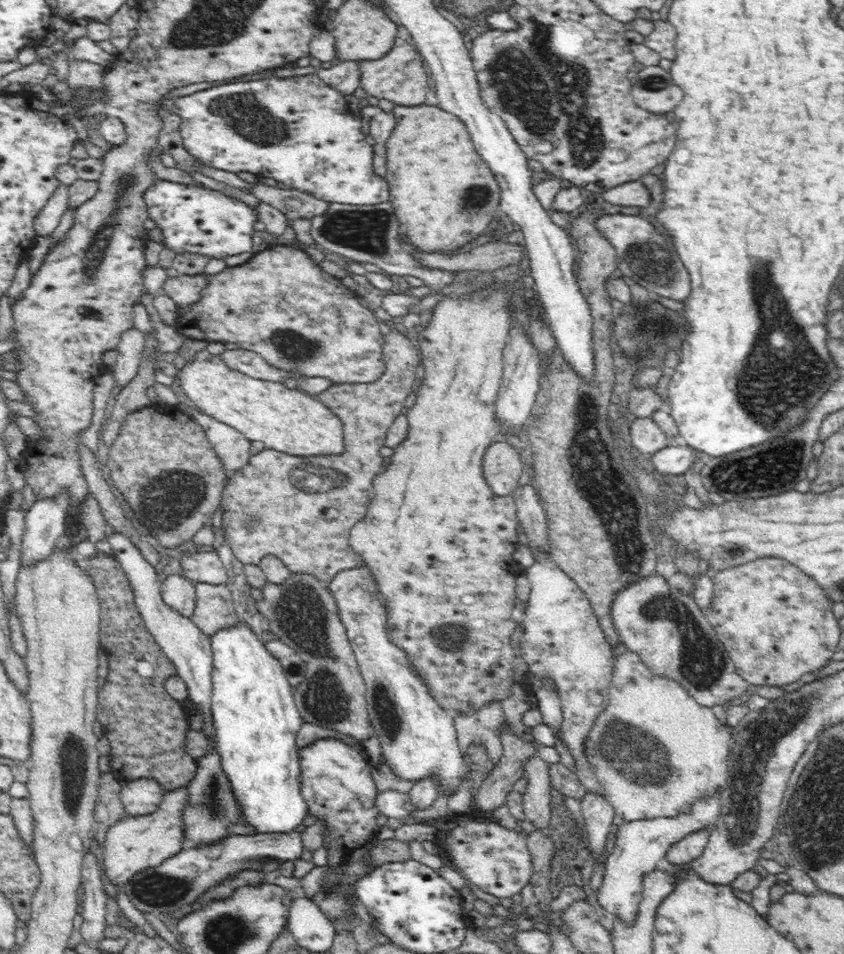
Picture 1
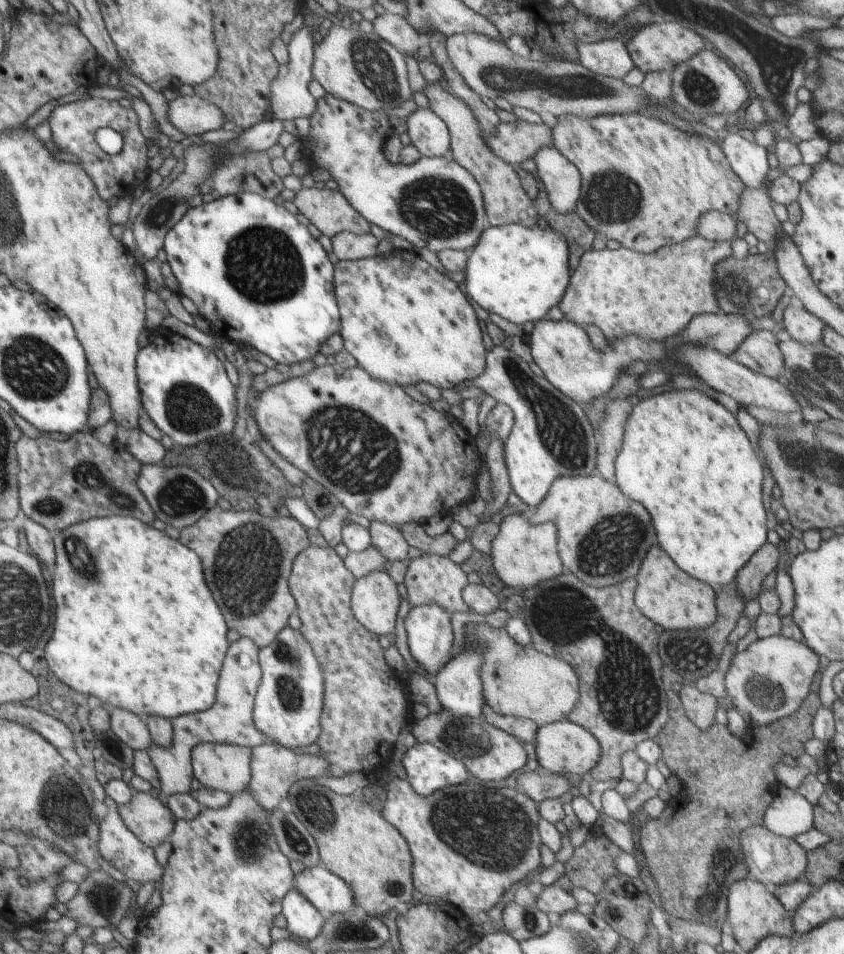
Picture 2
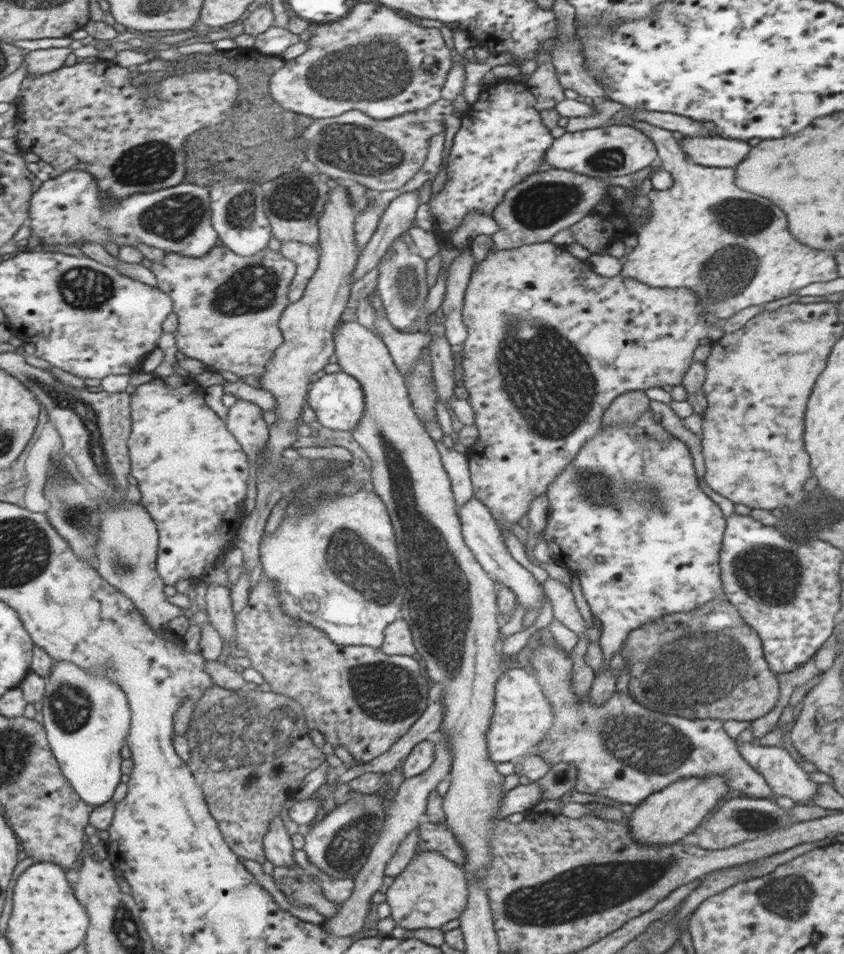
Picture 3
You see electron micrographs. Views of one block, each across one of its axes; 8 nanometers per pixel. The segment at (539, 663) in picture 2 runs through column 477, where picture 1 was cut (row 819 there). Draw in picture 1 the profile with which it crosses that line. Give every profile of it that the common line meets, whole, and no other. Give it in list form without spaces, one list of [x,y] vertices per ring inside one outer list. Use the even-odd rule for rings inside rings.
[[[630,650],[615,659],[607,704],[589,730],[585,754],[615,815],[626,823],[678,818],[681,814],[690,814],[700,797],[720,798],[722,788],[730,783],[728,758],[732,734],[710,707],[696,702],[676,680],[652,673],[638,654]]]

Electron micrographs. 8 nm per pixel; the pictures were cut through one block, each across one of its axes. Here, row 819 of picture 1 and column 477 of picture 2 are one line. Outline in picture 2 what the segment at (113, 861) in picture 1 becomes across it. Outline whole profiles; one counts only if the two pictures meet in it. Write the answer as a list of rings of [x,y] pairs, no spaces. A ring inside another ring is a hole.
[[[425,83],[424,94],[428,97],[430,109],[446,124],[451,143],[450,156],[478,182],[483,193],[486,215],[491,227],[515,223],[524,227],[538,225],[540,214],[537,206],[522,187],[516,168],[495,156],[485,144],[484,133],[472,115],[470,108],[450,91],[442,89],[440,84]]]

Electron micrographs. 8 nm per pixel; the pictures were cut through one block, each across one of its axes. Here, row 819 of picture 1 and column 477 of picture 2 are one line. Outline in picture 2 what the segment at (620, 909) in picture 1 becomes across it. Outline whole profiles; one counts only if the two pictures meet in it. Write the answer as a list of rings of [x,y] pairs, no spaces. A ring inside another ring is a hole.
[[[464,648],[462,654],[458,654],[456,657],[451,658],[450,662],[432,679],[442,709],[446,710],[450,715],[456,717],[469,717],[472,719],[479,718],[483,715],[485,699],[483,698],[480,679],[482,661],[481,649],[478,651],[470,651]]]

